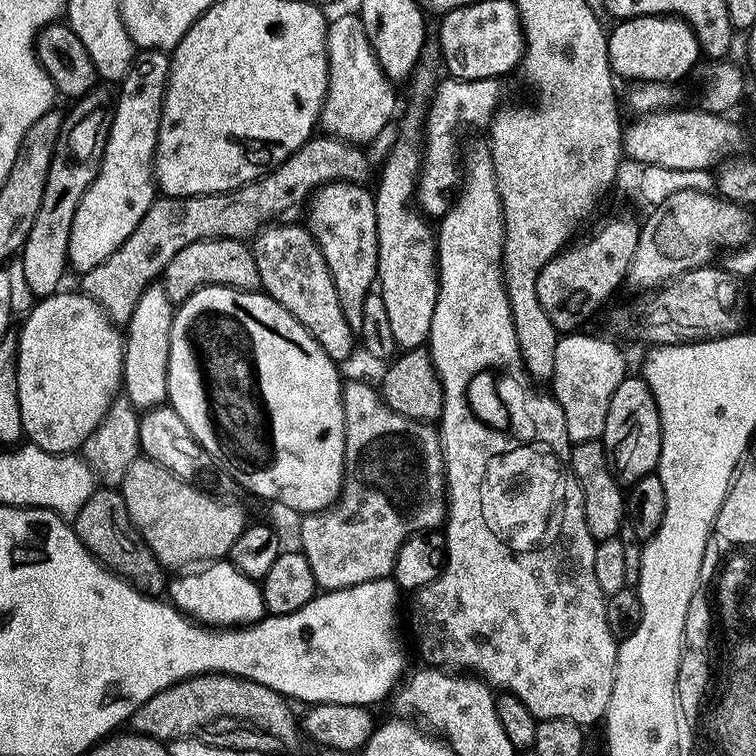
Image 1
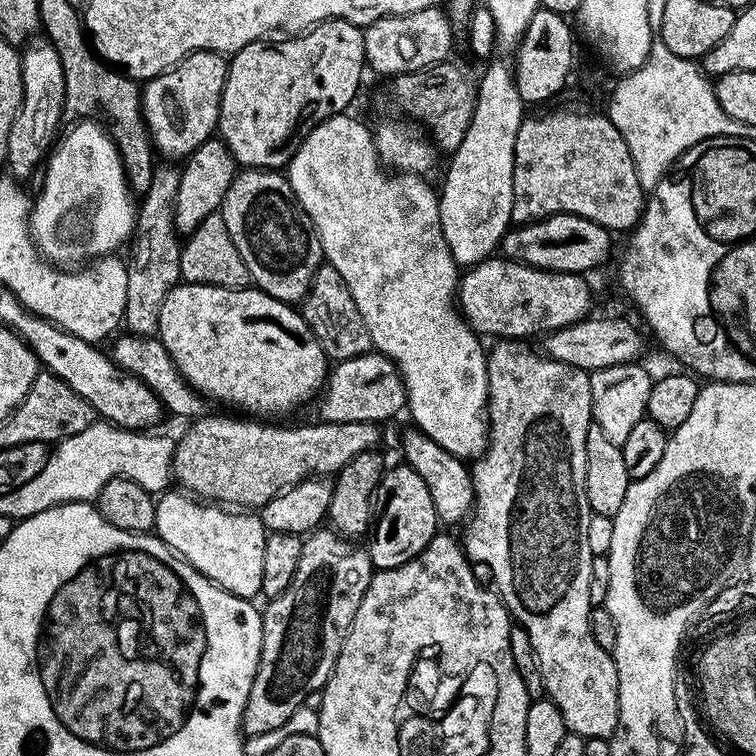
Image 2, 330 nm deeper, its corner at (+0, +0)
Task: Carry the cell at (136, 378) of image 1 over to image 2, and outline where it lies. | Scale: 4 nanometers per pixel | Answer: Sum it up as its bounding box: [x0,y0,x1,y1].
[174,138,237,238]

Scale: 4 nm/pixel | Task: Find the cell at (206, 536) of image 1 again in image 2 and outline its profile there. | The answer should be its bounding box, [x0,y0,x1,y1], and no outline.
[172,414,380,510]

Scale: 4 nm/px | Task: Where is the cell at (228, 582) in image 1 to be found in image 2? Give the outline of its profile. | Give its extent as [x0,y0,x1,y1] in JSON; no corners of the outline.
[155,490,268,600]

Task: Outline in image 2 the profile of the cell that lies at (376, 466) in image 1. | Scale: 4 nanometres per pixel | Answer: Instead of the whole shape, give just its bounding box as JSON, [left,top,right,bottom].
[242,526,374,737]

